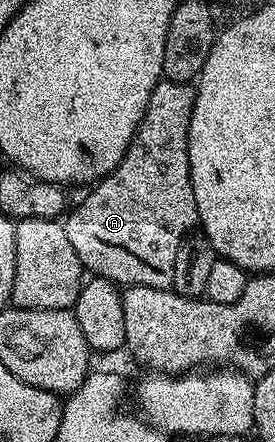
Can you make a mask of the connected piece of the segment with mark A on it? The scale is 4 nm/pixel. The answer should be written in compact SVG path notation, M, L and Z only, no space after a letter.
M168 80L157 82L147 100L143 120L129 141L121 163L106 178L96 183L90 189L93 191L74 210L72 207L64 215L67 241L71 243L71 248L75 248L75 256L79 256L82 267L90 275L115 282L121 288L150 286L168 290L172 287L175 252L179 252L179 244L189 237L199 222L189 163L189 129L196 95L197 91L190 83Z

